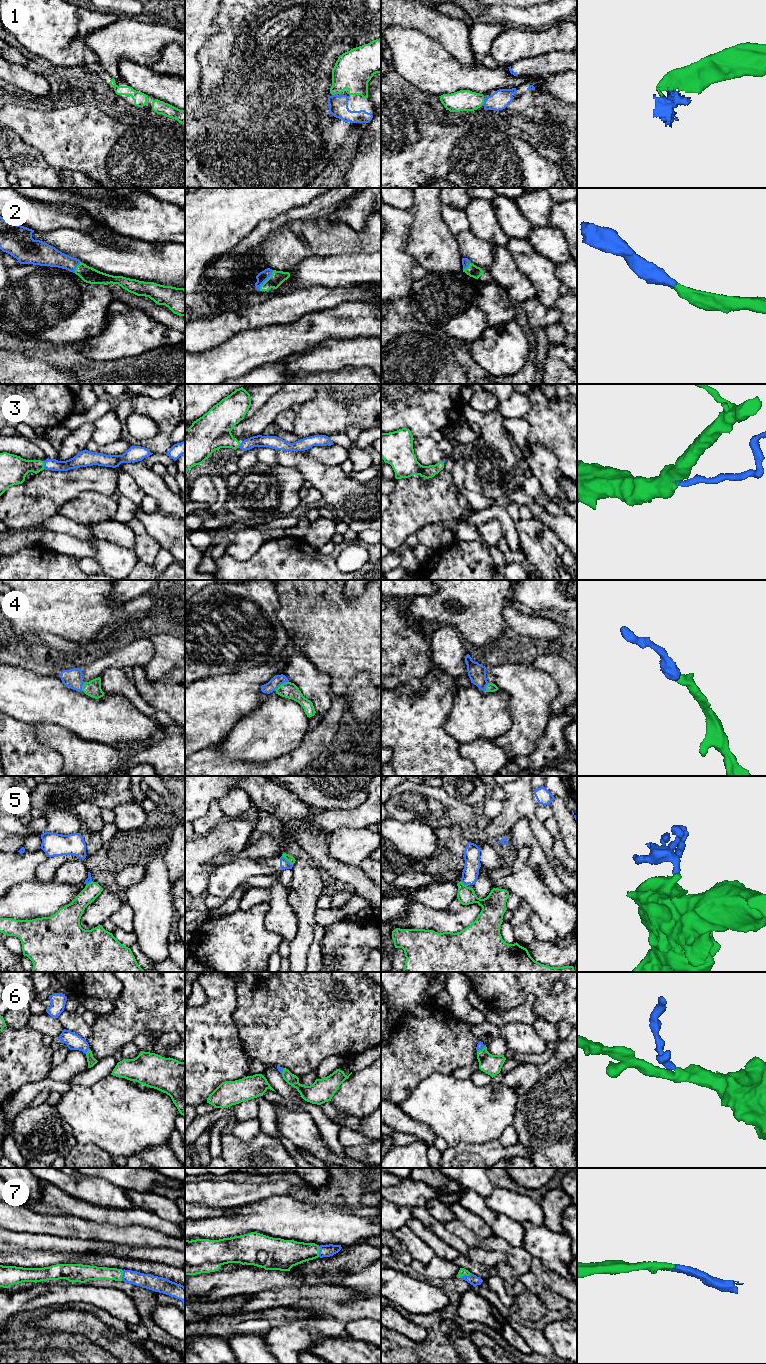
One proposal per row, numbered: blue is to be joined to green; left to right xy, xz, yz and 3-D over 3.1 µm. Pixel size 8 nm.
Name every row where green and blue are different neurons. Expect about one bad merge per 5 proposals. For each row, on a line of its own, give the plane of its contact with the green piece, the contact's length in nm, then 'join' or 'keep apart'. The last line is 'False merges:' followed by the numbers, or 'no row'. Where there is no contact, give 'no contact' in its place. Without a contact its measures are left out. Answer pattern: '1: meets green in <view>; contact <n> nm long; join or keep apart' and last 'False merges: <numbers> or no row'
1: meets green in yz; contact 60 nm long; join
2: meets green in xz; contact 200 nm long; join
3: meets green in xy; contact 70 nm long; join
4: meets green in xz; contact 140 nm long; join
5: meets green in xz; contact 120 nm long; keep apart
6: meets green in xy; contact 50 nm long; join
7: meets green in xy; contact 90 nm long; join
False merges: 5

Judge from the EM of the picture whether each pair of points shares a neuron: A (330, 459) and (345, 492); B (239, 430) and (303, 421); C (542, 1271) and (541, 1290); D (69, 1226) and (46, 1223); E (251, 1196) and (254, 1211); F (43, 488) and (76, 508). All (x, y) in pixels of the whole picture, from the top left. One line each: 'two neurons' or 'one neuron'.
A: two neurons
B: two neurons
C: two neurons
D: one neuron
E: two neurons
F: two neurons

